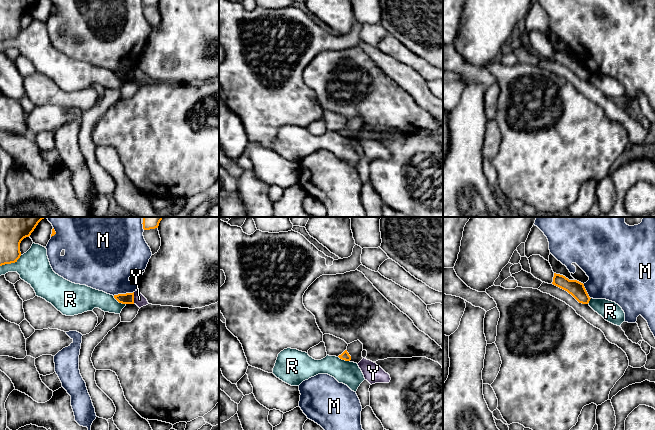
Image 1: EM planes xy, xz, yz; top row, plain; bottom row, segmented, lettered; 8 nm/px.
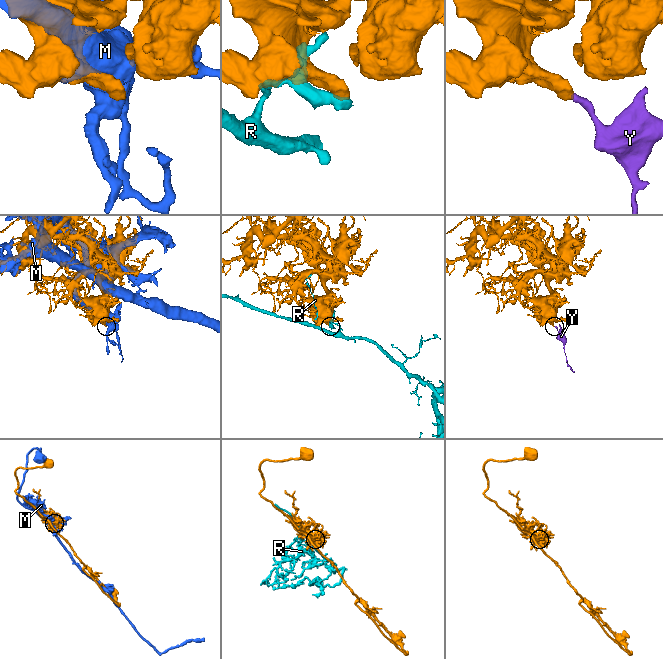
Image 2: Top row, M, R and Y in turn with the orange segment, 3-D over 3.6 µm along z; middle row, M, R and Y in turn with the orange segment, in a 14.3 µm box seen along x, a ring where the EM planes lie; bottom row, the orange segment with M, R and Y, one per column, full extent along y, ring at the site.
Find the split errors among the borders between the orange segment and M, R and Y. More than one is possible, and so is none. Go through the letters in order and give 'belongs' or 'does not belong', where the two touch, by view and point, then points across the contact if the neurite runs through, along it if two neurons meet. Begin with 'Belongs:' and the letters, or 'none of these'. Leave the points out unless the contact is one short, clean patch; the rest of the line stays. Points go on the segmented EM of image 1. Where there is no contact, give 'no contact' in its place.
Belongs: none of these
M: does not belong; contact xy (123, 294)
R: does not belong; contact xy (119, 302)
Y: does not belong; contact xy (133, 298); border xy (133, 292), (134, 303)

